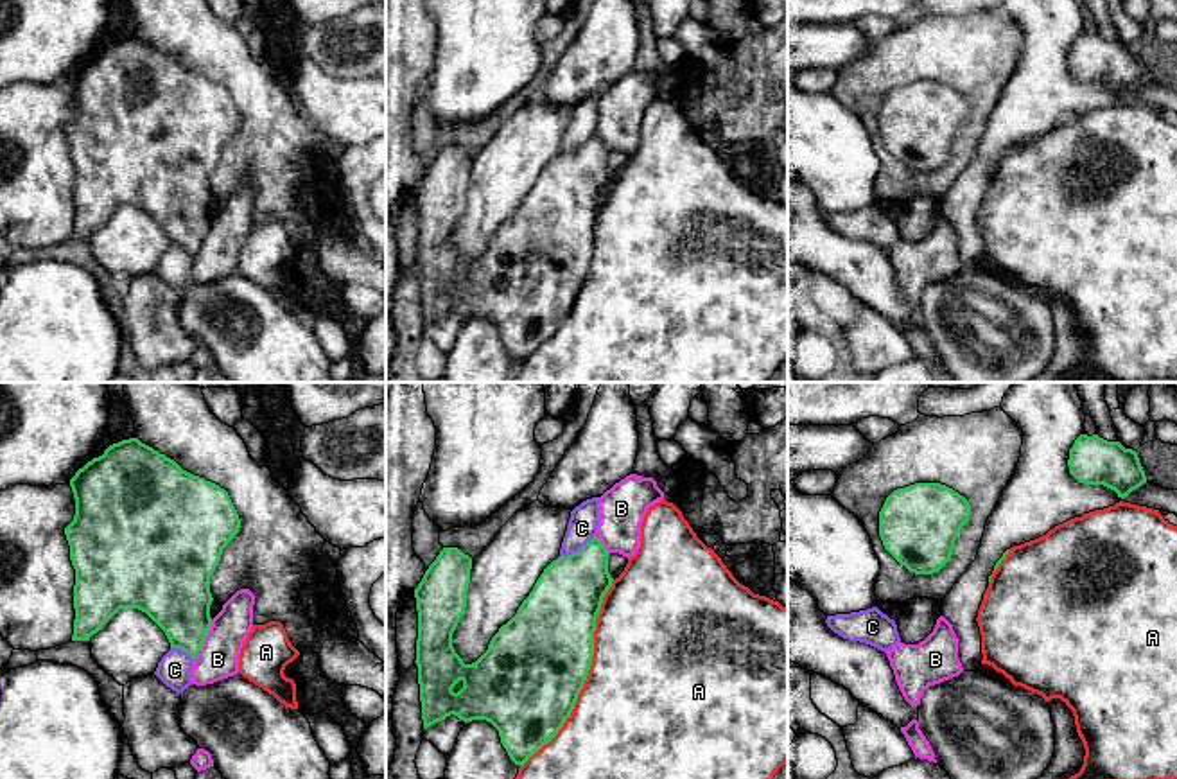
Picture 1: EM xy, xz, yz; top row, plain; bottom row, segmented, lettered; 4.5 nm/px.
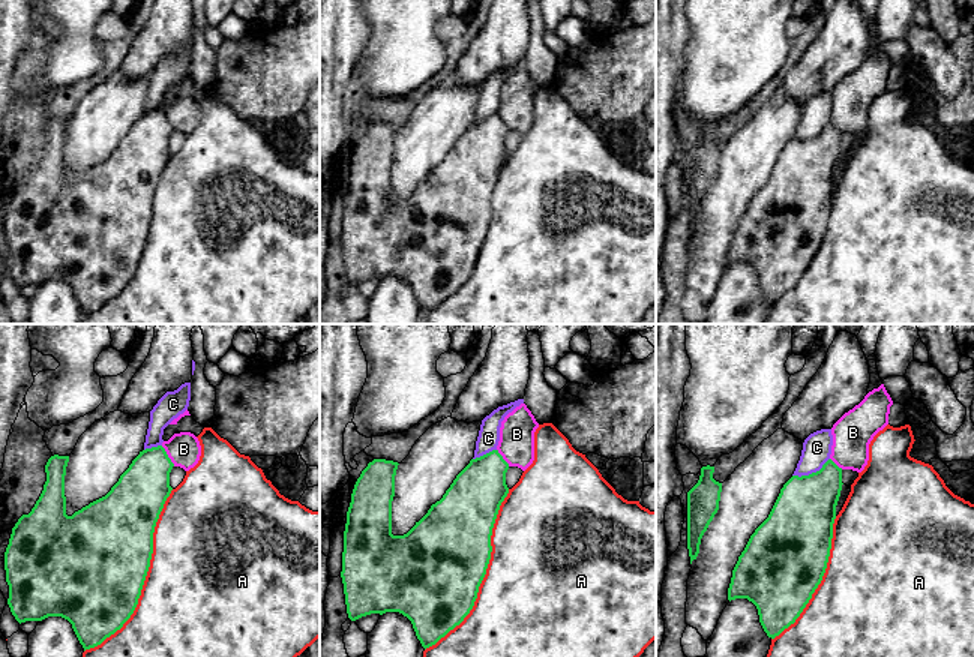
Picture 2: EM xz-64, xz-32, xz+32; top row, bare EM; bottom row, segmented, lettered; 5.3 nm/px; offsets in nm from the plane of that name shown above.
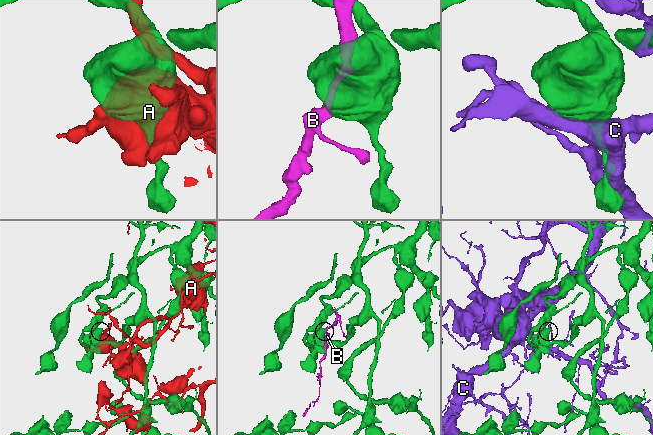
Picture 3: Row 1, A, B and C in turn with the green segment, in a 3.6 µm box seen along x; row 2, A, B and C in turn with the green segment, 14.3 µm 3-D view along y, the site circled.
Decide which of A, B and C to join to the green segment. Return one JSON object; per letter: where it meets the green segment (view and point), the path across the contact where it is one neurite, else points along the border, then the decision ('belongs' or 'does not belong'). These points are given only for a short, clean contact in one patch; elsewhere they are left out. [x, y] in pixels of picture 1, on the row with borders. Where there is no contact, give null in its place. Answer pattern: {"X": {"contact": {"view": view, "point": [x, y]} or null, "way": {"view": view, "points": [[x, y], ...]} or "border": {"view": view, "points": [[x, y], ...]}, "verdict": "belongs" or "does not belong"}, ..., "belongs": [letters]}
{"A": {"contact": {"view": "xz", "point": [587, 673]}, "verdict": "does not belong"}, "B": {"contact": {"view": "xy", "point": [205, 638]}, "border": {"view": "xy", "points": [[212, 620], [210, 630], [194, 659]]}, "verdict": "does not belong"}, "C": {"contact": {"view": "xz", "point": [578, 551]}, "verdict": "does not belong"}, "belongs": []}

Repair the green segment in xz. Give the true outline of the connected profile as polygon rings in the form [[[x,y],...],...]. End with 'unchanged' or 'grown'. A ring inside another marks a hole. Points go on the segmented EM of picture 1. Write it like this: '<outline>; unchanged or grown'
[[[594,537],[578,553],[553,560],[517,614],[492,637],[488,650],[465,664],[452,646],[452,634],[465,614],[472,558],[458,547],[443,547],[414,589],[414,662],[423,729],[450,714],[465,723],[486,720],[499,731],[502,747],[519,766],[549,743],[571,716],[592,664],[596,619],[614,582],[608,556]]]; unchanged

